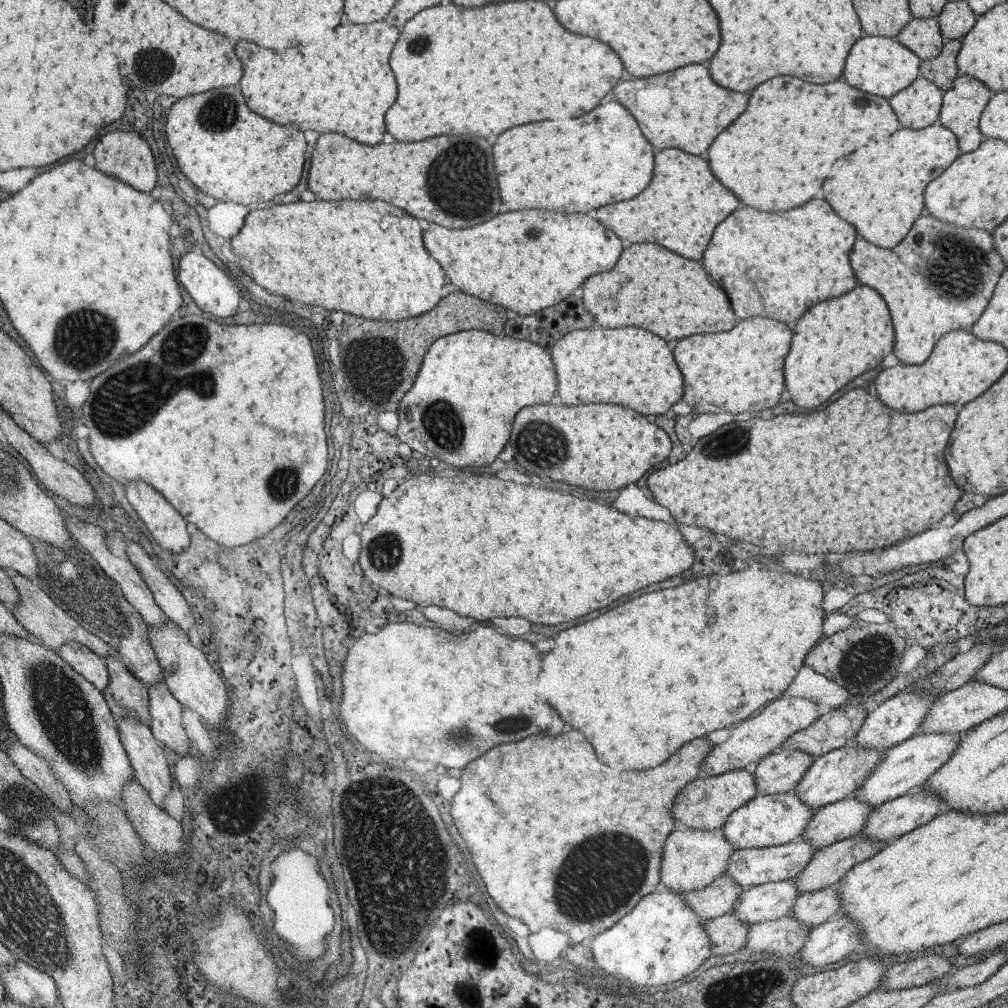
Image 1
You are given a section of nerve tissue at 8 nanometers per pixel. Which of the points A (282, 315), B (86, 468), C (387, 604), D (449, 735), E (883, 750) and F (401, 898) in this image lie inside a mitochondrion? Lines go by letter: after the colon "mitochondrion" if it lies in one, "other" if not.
A: other
B: other
C: other
D: mitochondrion
E: other
F: mitochondrion

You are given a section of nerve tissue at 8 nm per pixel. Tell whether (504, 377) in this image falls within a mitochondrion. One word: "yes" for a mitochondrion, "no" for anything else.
no

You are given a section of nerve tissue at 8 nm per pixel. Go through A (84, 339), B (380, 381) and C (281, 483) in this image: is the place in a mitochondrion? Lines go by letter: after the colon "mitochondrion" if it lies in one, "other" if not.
A: mitochondrion
B: mitochondrion
C: mitochondrion

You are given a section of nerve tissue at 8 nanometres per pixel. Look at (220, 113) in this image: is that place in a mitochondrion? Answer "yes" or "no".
yes

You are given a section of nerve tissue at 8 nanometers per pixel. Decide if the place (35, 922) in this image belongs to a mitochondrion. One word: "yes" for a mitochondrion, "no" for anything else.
yes

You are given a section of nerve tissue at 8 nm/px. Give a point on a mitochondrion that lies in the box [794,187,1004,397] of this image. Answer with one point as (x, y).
(956, 268)

